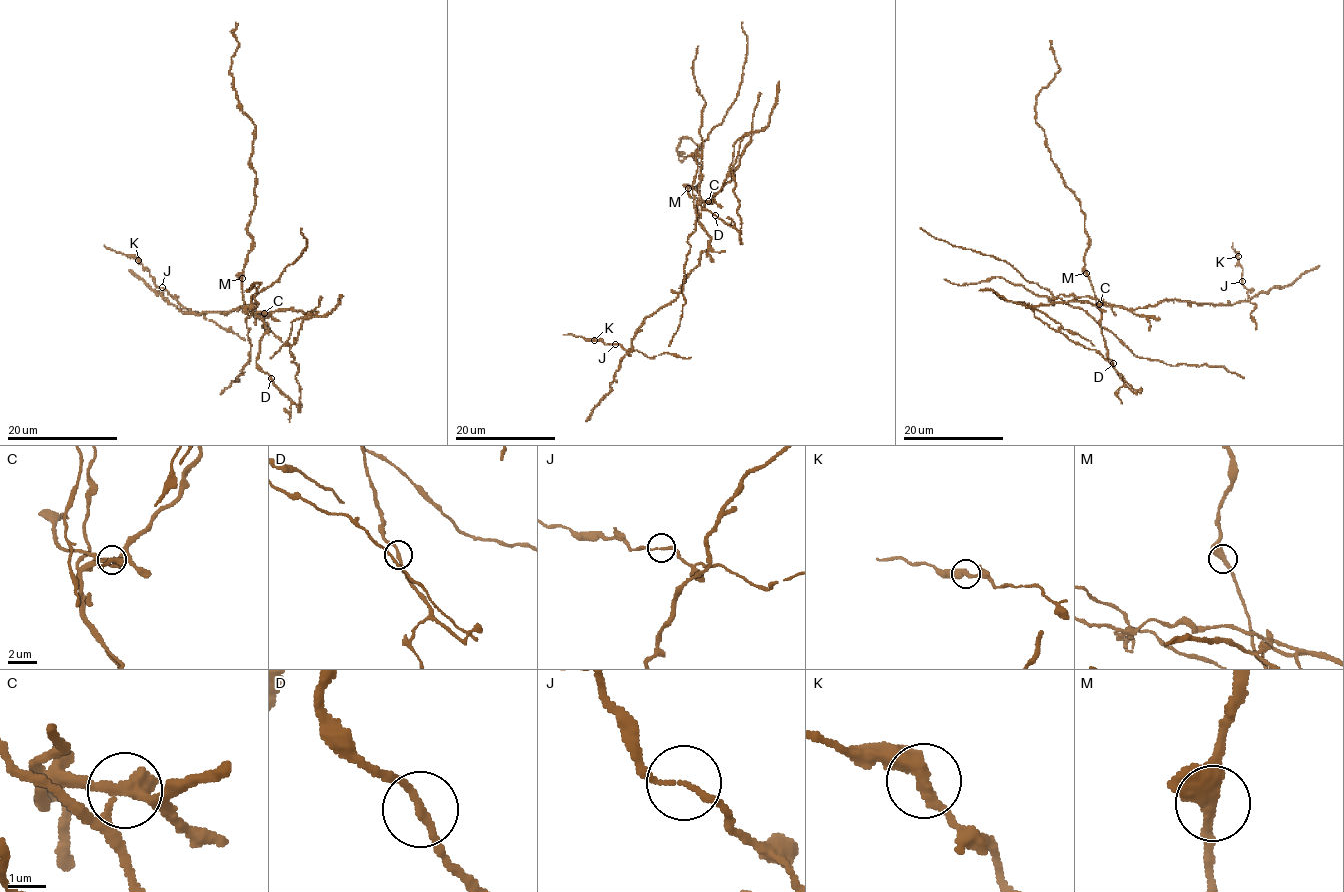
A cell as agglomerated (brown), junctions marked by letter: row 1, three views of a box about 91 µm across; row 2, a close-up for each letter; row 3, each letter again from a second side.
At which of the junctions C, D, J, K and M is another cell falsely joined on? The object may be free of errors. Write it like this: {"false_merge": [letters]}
{"false_merge": ["C"]}

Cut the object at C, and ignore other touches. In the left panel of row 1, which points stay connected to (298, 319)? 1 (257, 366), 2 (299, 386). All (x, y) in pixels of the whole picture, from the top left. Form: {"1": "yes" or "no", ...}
{"1": "no", "2": "yes"}

